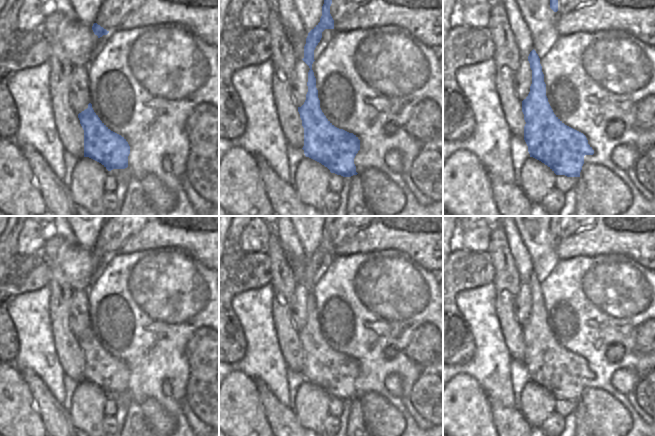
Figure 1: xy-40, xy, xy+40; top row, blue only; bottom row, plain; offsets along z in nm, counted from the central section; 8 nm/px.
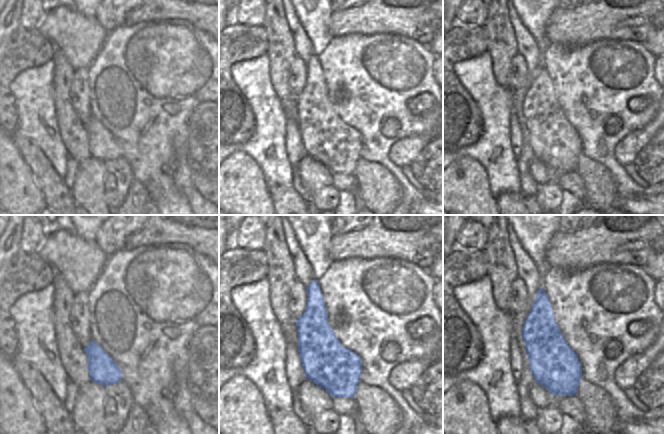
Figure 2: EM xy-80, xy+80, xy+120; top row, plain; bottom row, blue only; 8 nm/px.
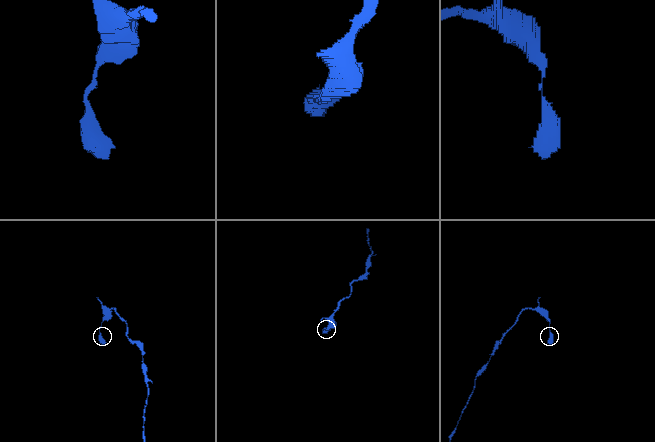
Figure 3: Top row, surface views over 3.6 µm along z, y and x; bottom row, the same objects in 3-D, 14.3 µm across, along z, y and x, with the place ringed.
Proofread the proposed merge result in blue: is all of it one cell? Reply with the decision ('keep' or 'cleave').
keep

